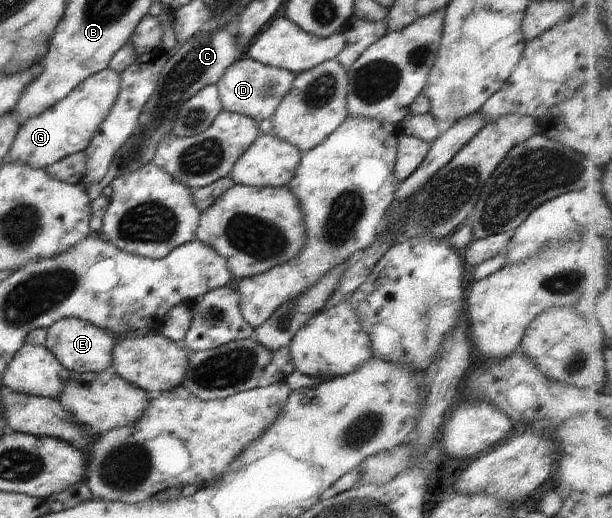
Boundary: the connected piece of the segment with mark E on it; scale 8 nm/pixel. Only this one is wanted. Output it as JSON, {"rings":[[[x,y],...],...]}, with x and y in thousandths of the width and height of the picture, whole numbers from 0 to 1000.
{"rings":[[[111,612],[78,631],[72,670],[77,672],[111,714],[121,720],[160,722],[183,708],[183,678],[188,654],[170,635],[132,614]]]}

